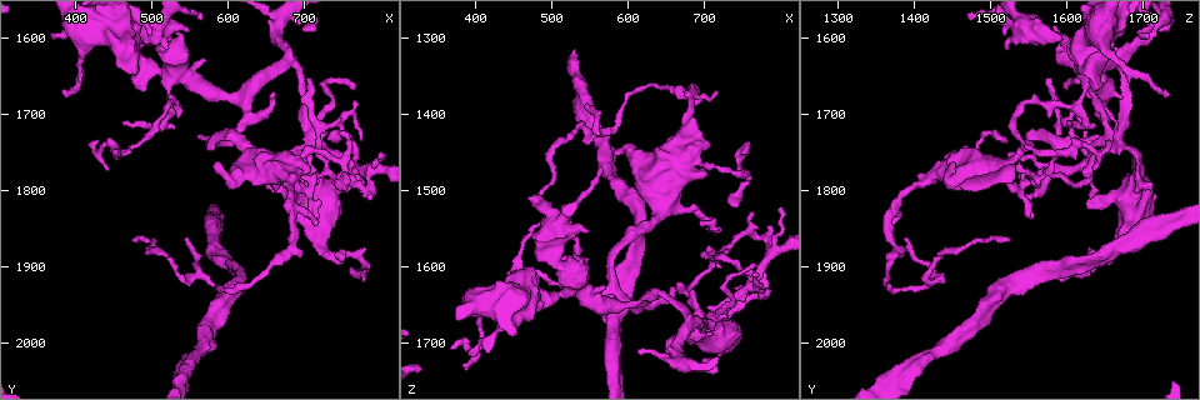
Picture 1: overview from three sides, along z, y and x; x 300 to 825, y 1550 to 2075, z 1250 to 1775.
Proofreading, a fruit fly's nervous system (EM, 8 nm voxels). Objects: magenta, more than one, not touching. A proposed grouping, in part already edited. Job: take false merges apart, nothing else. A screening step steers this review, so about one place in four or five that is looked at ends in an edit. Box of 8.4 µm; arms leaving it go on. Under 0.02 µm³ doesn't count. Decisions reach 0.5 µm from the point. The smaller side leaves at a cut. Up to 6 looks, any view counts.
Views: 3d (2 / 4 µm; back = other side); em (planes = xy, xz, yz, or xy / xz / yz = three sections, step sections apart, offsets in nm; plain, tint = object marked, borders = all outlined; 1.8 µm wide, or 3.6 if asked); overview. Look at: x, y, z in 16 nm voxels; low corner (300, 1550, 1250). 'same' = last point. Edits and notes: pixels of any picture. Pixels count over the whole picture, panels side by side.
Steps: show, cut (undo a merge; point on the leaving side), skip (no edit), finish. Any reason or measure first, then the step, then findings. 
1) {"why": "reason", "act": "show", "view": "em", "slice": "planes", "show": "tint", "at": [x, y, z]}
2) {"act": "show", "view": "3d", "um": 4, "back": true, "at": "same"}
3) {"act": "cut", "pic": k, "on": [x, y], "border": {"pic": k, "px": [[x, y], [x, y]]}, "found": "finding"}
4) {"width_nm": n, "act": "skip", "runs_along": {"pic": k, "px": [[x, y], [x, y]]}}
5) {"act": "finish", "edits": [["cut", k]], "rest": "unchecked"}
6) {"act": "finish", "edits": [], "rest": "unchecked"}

{"why": "thick turns thin", "act": "show", "view": "em", "slice": "planes", "show": "tint", "at": [710, 1750, 1465]}

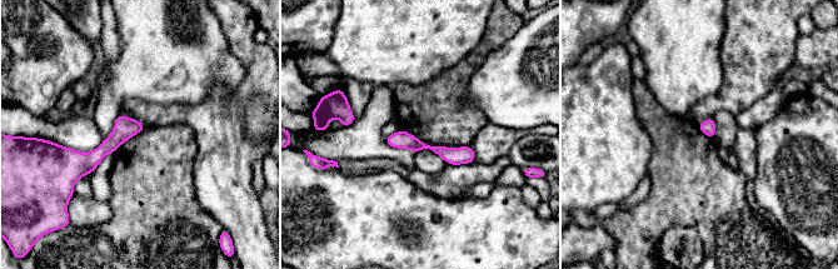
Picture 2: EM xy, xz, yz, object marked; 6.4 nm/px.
{"act": "skip", "runs_along": {"pic": 2, "px": [[389, 139], [472, 157]]}, "found": "all the same neuron"}

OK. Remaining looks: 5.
{"why": "sudden change in width", "act": "show", "view": "3d", "um": 4, "at": [525, 1645, 1630]}

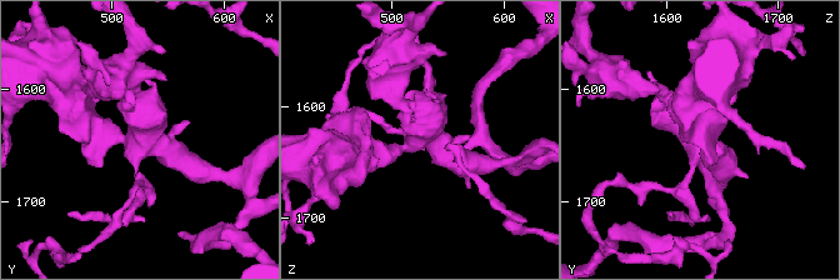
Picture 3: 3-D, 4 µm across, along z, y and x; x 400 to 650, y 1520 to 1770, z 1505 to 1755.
{"why": "now the EM", "act": "show", "view": "em", "um": 3.6, "slice": "xz", "step": 4, "show": "plain", "at": [522, 1640, 1630]}

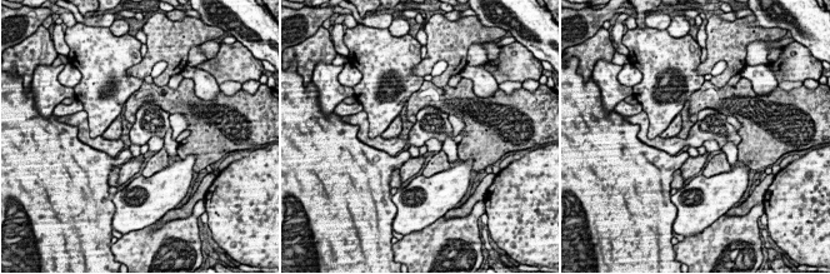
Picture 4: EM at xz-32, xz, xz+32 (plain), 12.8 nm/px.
{"act": "show", "view": "em", "um": 3.6, "slice": "xz", "step": 4, "show": "borders", "at": "same"}

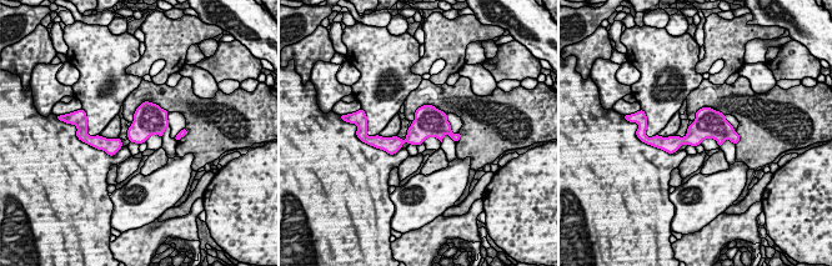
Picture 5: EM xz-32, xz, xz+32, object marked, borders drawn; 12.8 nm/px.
{"width_nm": 320, "act": "skip", "found": "one neuron here"}

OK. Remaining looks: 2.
{"why": "abrupt turn", "act": "show", "view": "em", "slice": "planes", "show": "tint", "at": [760, 1765, 1620]}

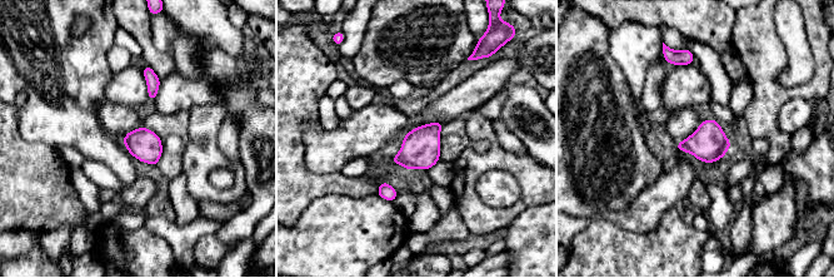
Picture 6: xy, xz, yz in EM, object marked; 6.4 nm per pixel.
{"act": "skip", "found": "continuous, no second neuron"}

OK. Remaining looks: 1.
{"act": "finish", "edits": [], "rest": "unchecked"}

